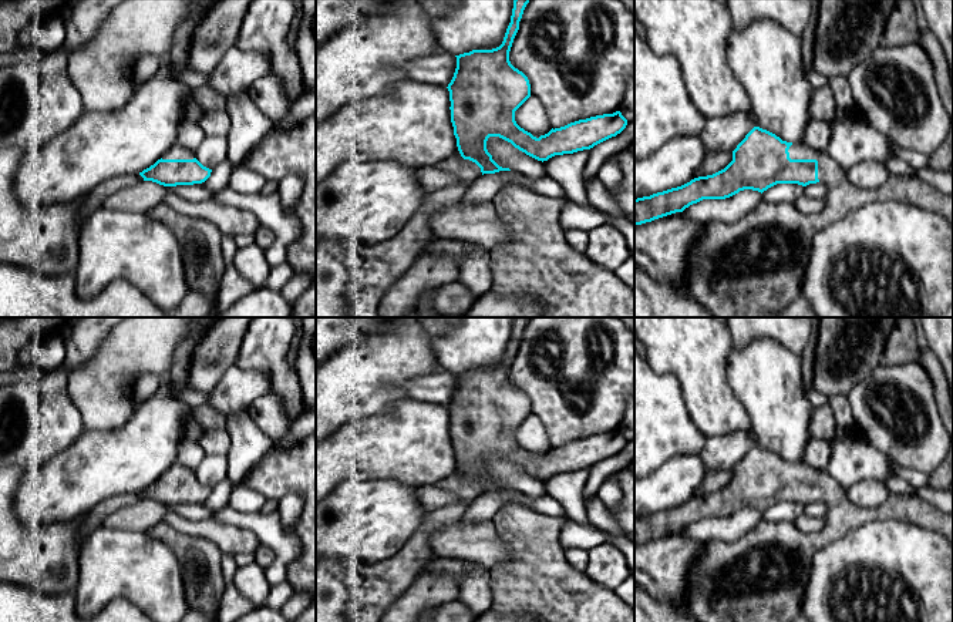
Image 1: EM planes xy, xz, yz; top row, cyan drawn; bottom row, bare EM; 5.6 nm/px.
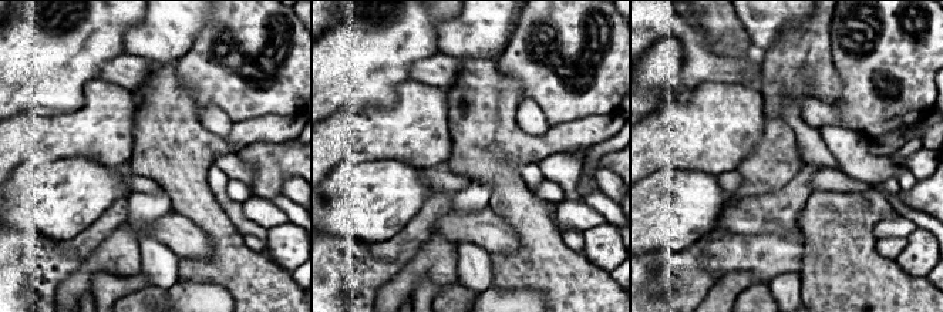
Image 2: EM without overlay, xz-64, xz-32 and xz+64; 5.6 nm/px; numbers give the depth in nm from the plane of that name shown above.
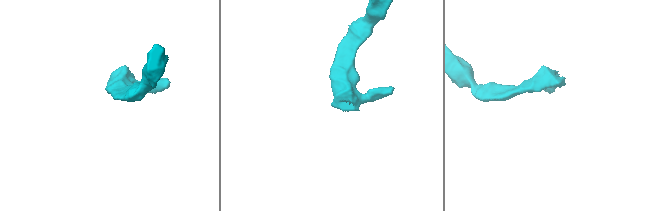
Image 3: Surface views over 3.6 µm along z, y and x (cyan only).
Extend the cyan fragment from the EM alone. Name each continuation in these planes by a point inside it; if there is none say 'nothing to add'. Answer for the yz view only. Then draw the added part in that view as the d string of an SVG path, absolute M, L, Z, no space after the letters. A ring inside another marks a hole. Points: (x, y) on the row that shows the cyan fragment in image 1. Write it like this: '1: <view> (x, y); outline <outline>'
1: yz (751, 268); outline M792 144L791 159L816 159L818 179L826 185L825 206L816 214L802 214L792 202L764 204L735 222L703 223L697 242L690 248L687 282L681 296L693 299L714 317L778 317L801 296L806 251L814 235L869 202L896 201L943 215L953 226L953 194L946 195L917 175L895 176L875 189L851 185L846 171L825 151L805 144Z

